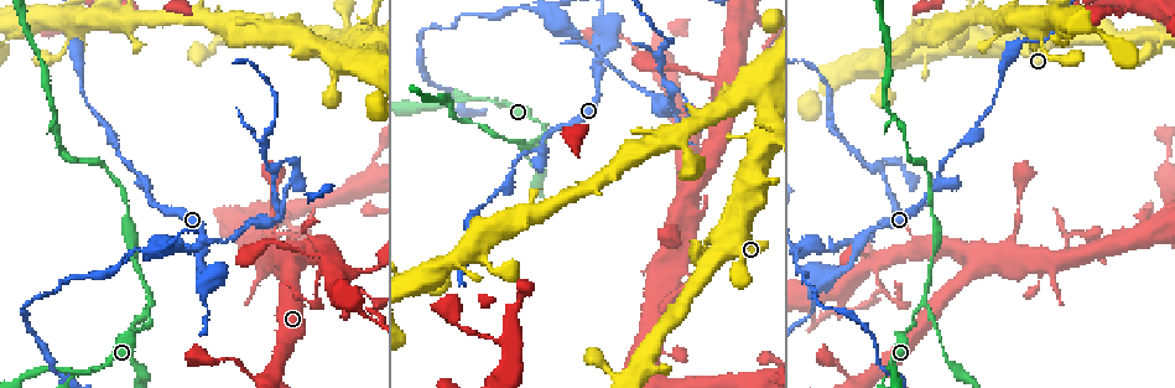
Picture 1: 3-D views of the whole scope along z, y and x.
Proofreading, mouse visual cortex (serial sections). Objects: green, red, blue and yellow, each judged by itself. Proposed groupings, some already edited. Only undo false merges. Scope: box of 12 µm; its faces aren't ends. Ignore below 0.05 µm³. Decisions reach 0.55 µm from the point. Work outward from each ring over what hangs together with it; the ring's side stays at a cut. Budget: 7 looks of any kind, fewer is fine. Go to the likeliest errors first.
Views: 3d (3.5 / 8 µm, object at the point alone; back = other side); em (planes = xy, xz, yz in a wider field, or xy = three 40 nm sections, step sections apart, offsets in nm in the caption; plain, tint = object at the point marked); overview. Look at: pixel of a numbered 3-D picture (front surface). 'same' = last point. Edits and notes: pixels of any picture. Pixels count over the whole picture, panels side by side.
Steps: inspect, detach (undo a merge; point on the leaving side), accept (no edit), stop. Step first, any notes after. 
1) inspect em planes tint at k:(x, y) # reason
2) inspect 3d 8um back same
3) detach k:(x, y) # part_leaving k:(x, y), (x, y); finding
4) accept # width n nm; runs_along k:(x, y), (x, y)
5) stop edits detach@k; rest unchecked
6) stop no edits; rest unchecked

inspect 3d 3.5um back at 1:(203, 238) # abrupt turn

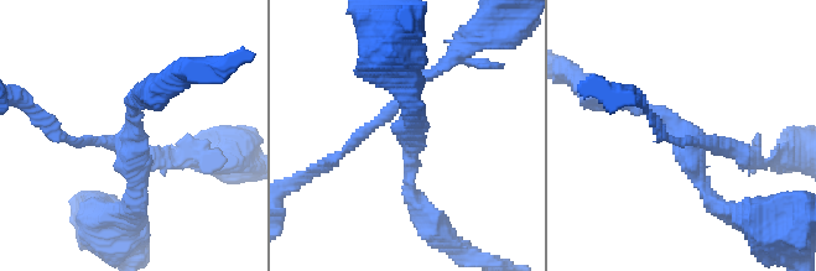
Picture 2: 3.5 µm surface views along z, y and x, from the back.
inspect em xy step 1 tint at 2:(687, 147) # arms 4; arm_widths 150, 200, 200, 200 nm; now the EM

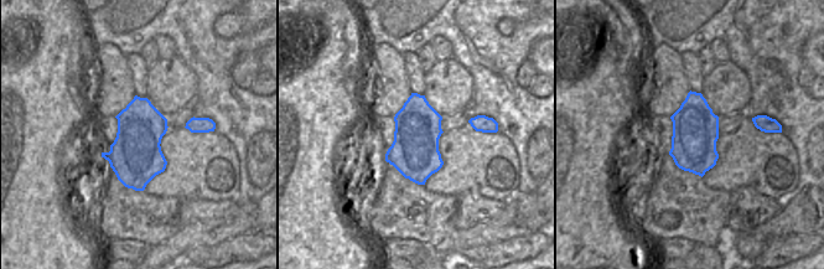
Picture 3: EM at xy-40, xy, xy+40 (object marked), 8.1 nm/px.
accept # runs_along 2:(622, 103), (746, 156); all the same cell

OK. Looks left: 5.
inspect 3d 3.5um at 1:(77, 370) # arms part here

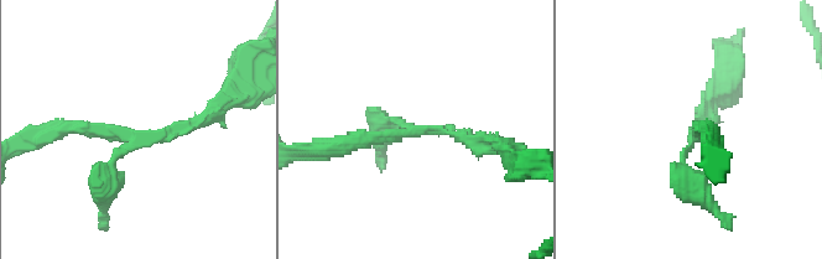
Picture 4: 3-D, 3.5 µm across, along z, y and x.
inspect em xy step 3 plain at 4:(140, 138) # arms 3; arm_widths 150, 200, 300 nm; shape alone is not enough

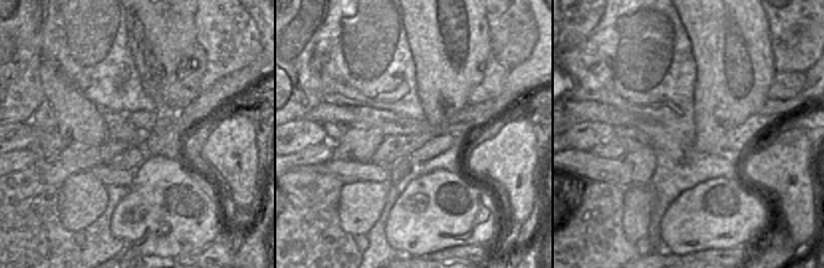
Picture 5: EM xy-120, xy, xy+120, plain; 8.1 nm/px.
inspect em xy step 3 tint same

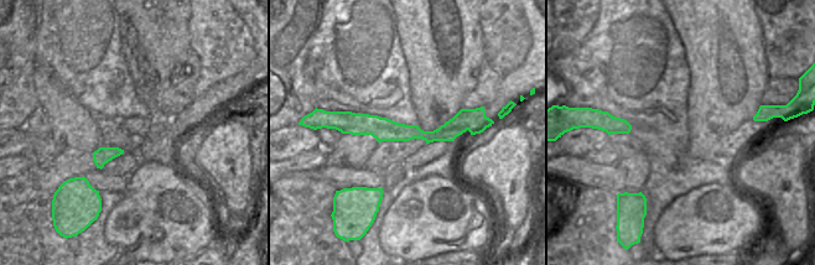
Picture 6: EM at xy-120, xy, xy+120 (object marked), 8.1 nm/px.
accept # continuous, no second cell

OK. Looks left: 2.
inspect 3d 3.5um at 1:(546, 128) # thin neck

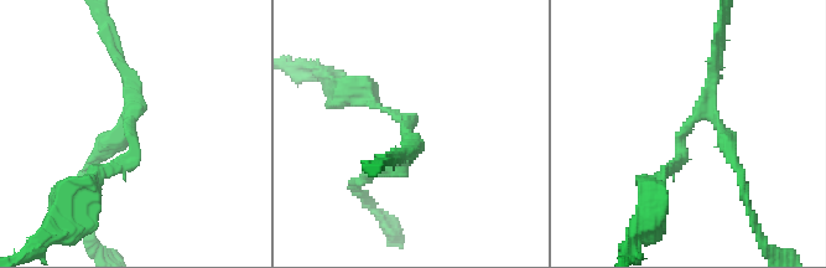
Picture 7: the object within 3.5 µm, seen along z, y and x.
inspect em xy step 2 tint at 7:(129, 113) # arms 3; arm_widths 100, 150, 200 nm

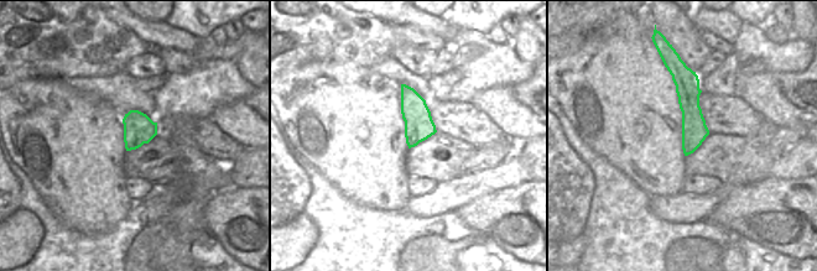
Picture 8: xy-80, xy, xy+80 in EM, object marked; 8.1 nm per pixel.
accept # runs_along 8:(681, 74), (690, 105), (687, 151); continuous, no second cell

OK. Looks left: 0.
stop no edits; rest unchecked

